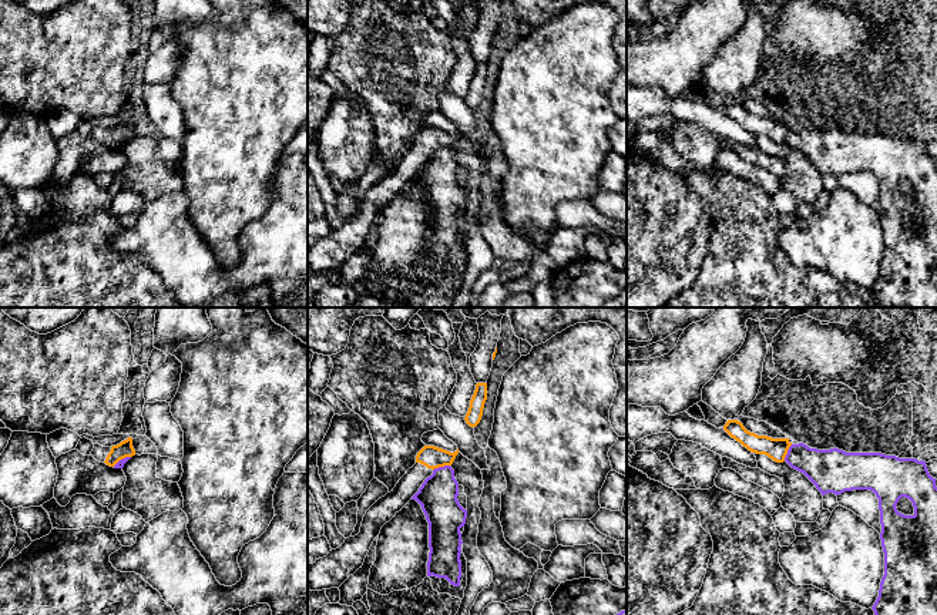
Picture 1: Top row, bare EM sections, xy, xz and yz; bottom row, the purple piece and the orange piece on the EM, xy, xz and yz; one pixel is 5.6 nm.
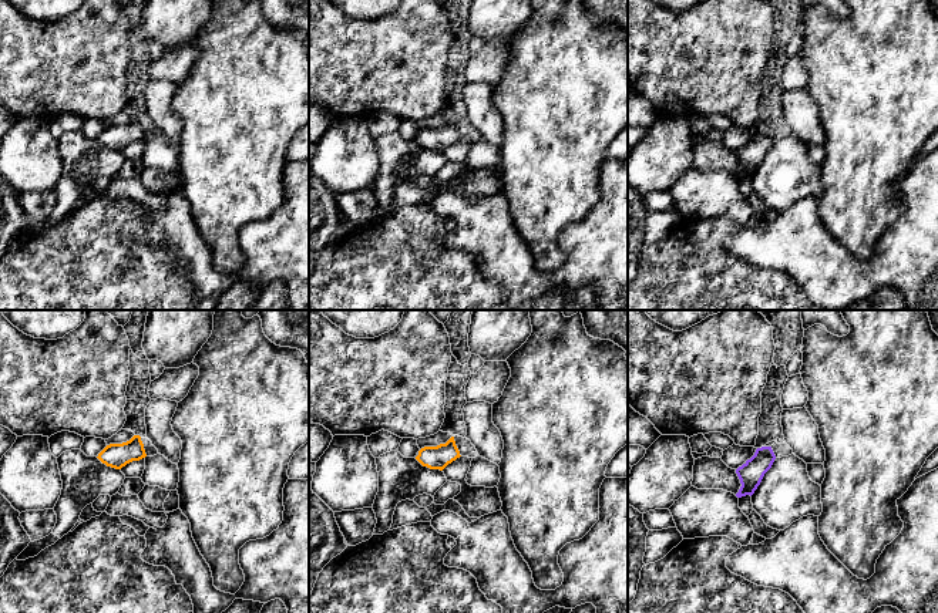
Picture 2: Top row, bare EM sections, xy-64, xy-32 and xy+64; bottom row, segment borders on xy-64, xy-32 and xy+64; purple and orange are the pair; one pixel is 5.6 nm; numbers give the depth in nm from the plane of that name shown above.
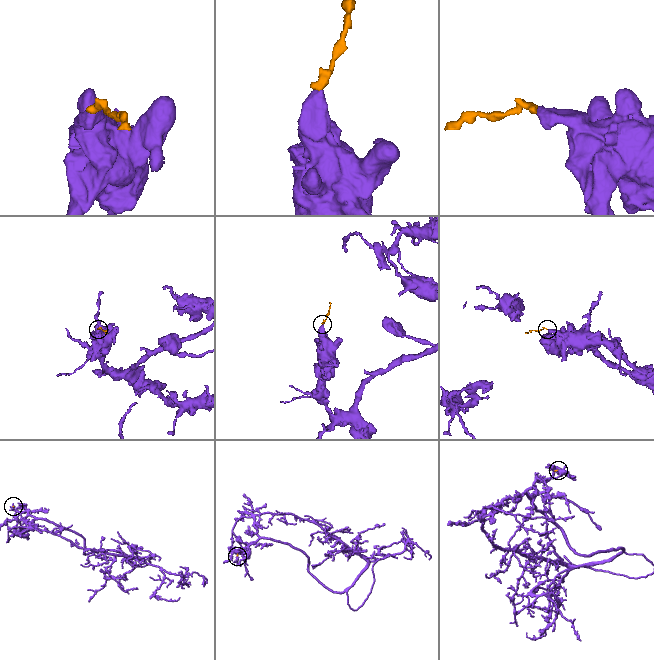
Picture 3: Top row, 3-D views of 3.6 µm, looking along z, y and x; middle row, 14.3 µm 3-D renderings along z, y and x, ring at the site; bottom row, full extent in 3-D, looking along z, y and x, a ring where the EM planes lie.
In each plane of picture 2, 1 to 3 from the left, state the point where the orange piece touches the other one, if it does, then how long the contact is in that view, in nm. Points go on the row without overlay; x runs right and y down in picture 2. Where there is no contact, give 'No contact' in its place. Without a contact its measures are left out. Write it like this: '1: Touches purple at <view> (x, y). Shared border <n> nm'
1: No contact
2: No contact
3: No contact

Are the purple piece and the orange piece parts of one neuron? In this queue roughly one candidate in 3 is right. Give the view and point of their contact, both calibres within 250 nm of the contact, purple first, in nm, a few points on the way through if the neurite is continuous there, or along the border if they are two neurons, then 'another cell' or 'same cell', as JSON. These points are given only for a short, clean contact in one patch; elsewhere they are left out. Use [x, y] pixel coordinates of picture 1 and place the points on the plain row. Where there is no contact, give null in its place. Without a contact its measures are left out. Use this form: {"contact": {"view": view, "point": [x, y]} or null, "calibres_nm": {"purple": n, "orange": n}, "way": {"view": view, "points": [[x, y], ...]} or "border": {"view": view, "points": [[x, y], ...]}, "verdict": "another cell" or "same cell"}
{"contact": {"view": "xz", "point": [440, 148]}, "calibres_nm": {"purple": 220, "orange": 130}, "border": {"view": "xz", "points": [[449, 145], [433, 151]]}, "verdict": "another cell"}

